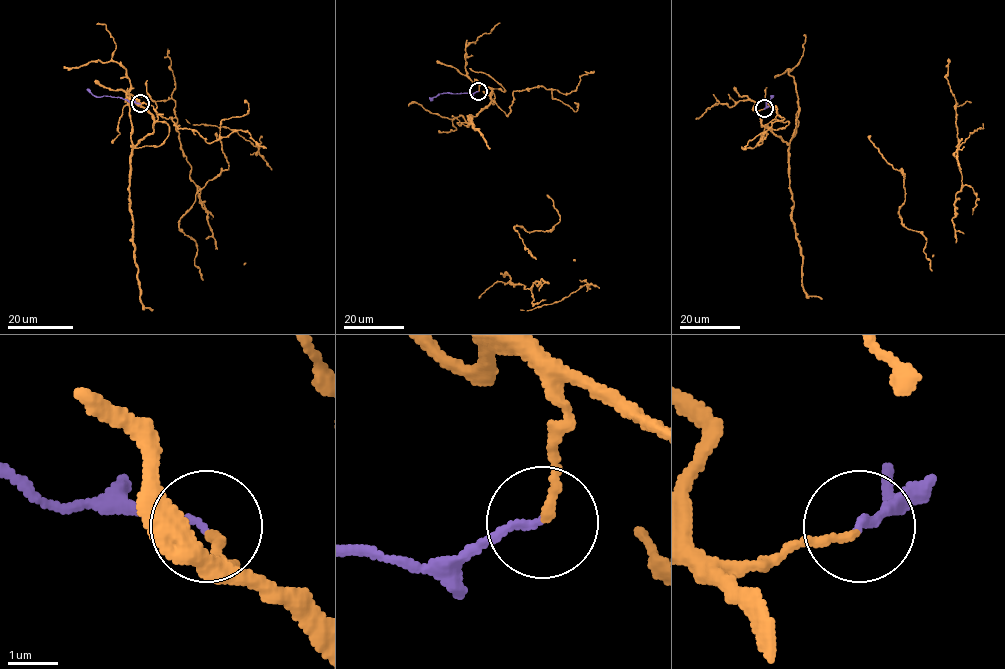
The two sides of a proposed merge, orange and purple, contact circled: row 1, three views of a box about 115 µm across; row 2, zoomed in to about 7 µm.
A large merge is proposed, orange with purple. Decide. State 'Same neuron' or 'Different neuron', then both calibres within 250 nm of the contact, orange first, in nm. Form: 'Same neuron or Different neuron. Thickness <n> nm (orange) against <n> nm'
Same neuron. Thickness 160 nm (orange) against 140 nm

